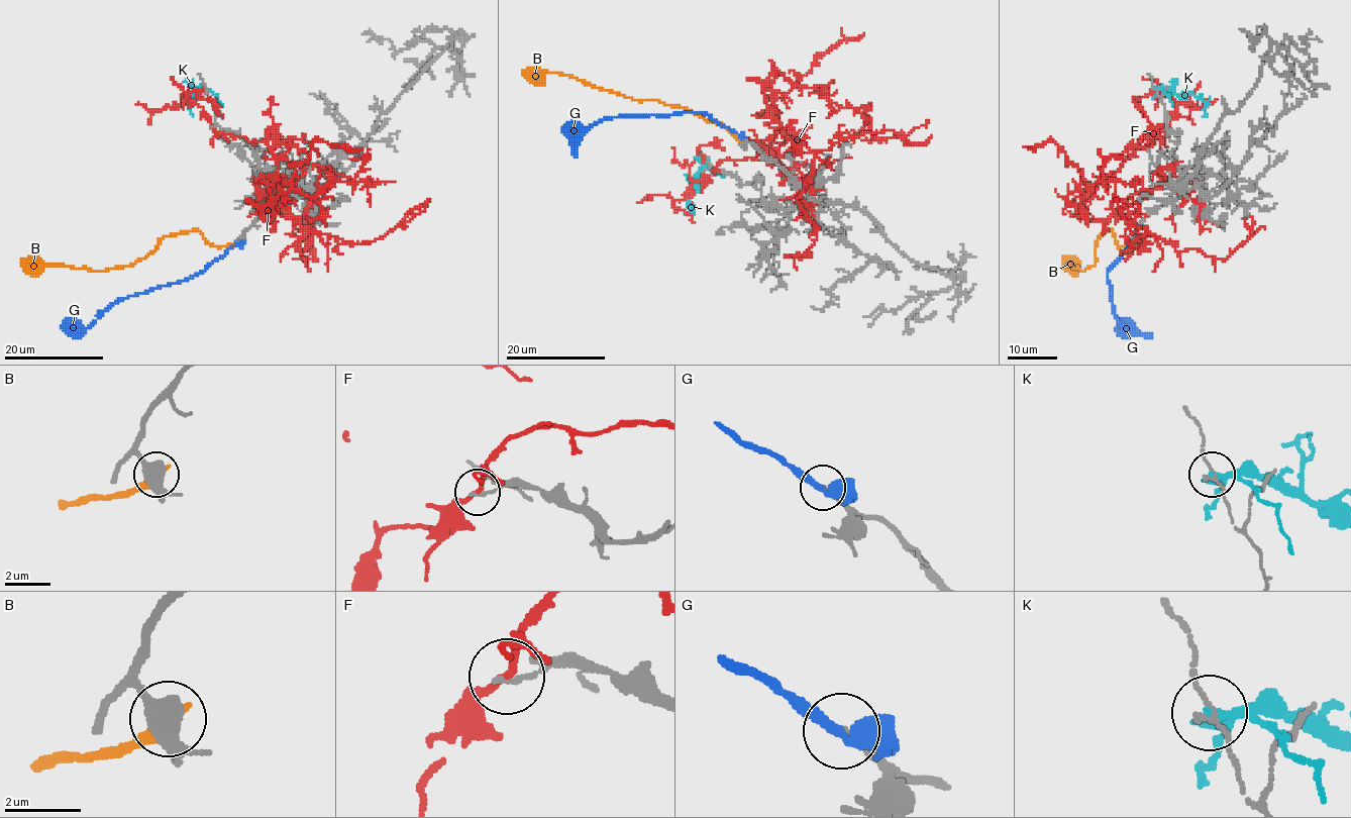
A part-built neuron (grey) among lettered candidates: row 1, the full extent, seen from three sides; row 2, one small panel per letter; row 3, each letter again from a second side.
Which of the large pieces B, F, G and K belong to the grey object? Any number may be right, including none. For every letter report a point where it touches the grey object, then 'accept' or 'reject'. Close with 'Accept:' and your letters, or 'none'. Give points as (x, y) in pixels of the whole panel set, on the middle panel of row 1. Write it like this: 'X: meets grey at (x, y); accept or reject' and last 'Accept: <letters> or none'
B: meets grey at (742, 144); reject
F: meets grey at (713, 173); reject
G: meets grey at (738, 135); accept
K: meets grey at (707, 160); reject
Accept: G

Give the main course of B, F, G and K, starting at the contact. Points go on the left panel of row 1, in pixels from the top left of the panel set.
B: (240, 240), (217, 246), (199, 231), (187, 230), (164, 236), (132, 264), (100, 272), (21, 261)
F: (212, 127), (276, 139), (262, 218), (283, 208), (313, 232), (296, 248), (315, 259), (308, 229), (282, 216)
G: (237, 241), (201, 272), (176, 283), (117, 299), (86, 328), (73, 335)
K: (206, 88), (186, 94), (193, 115)

